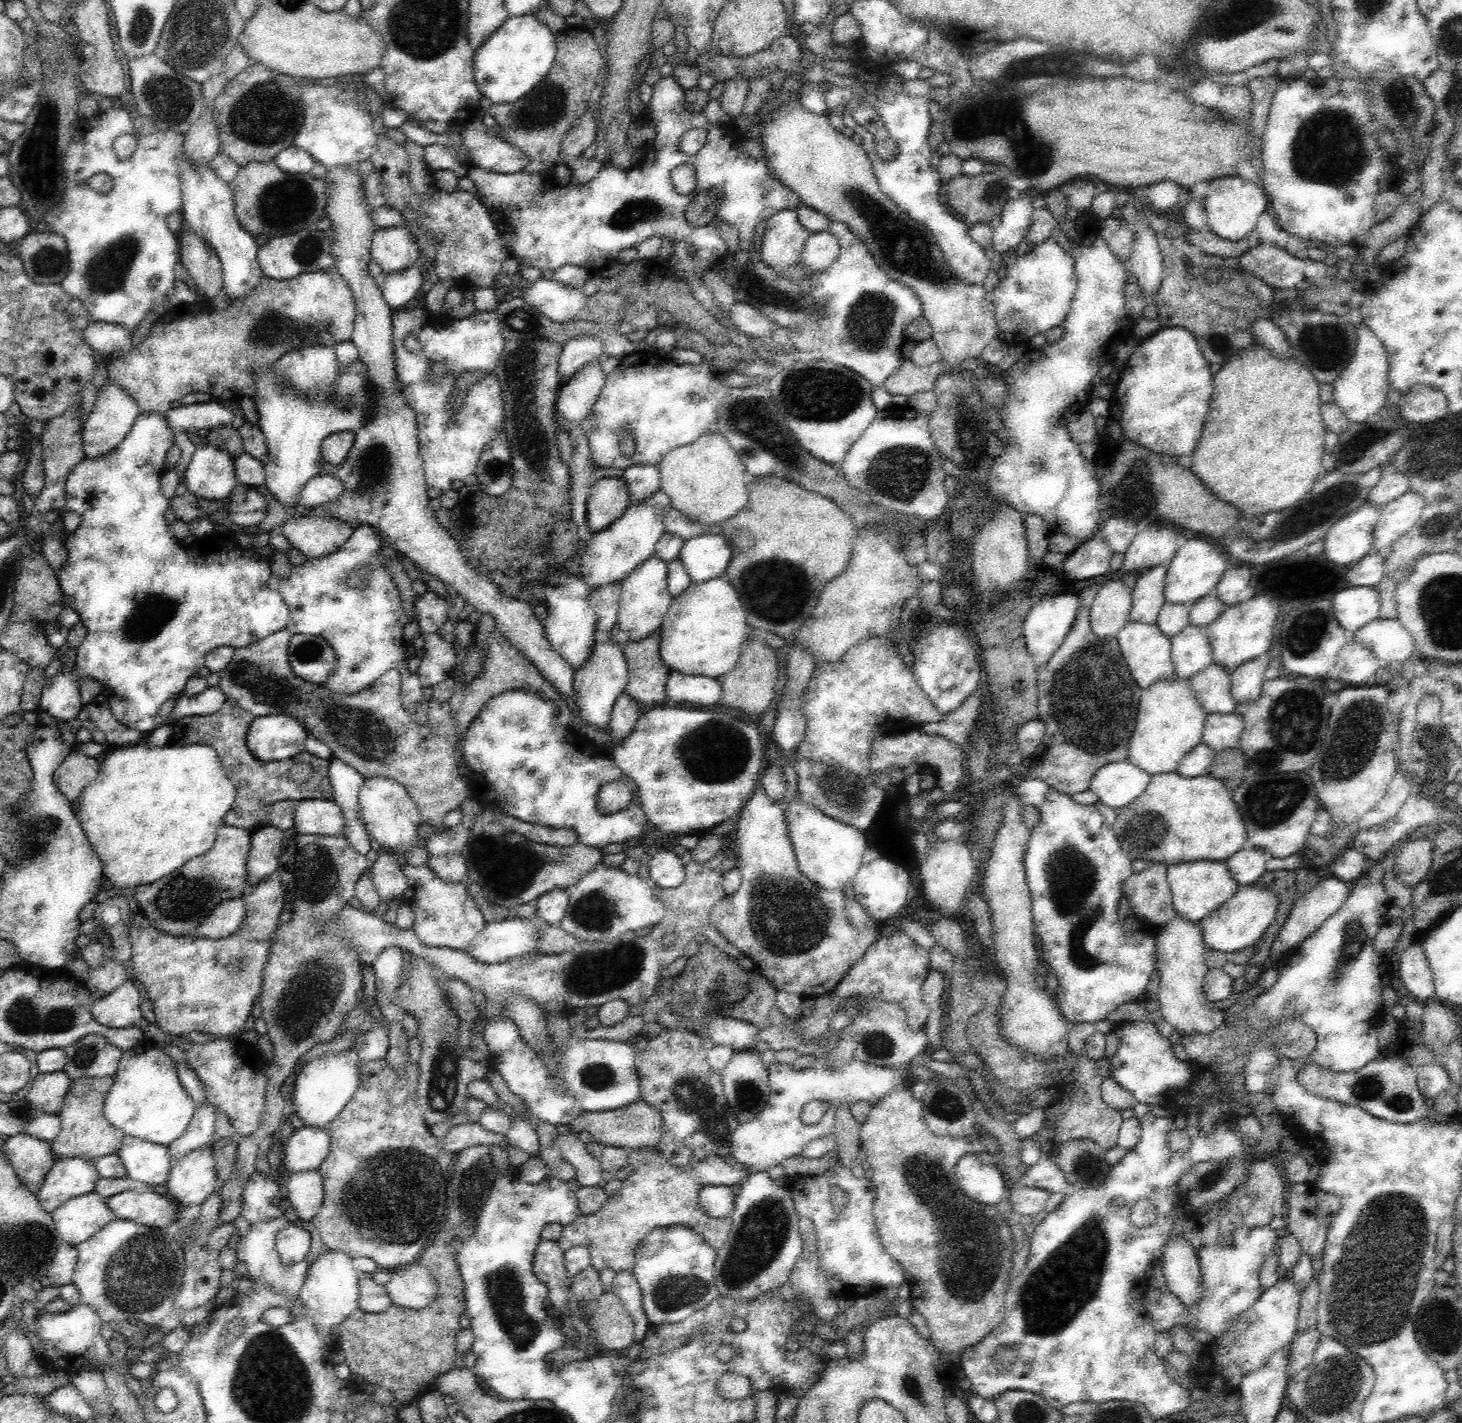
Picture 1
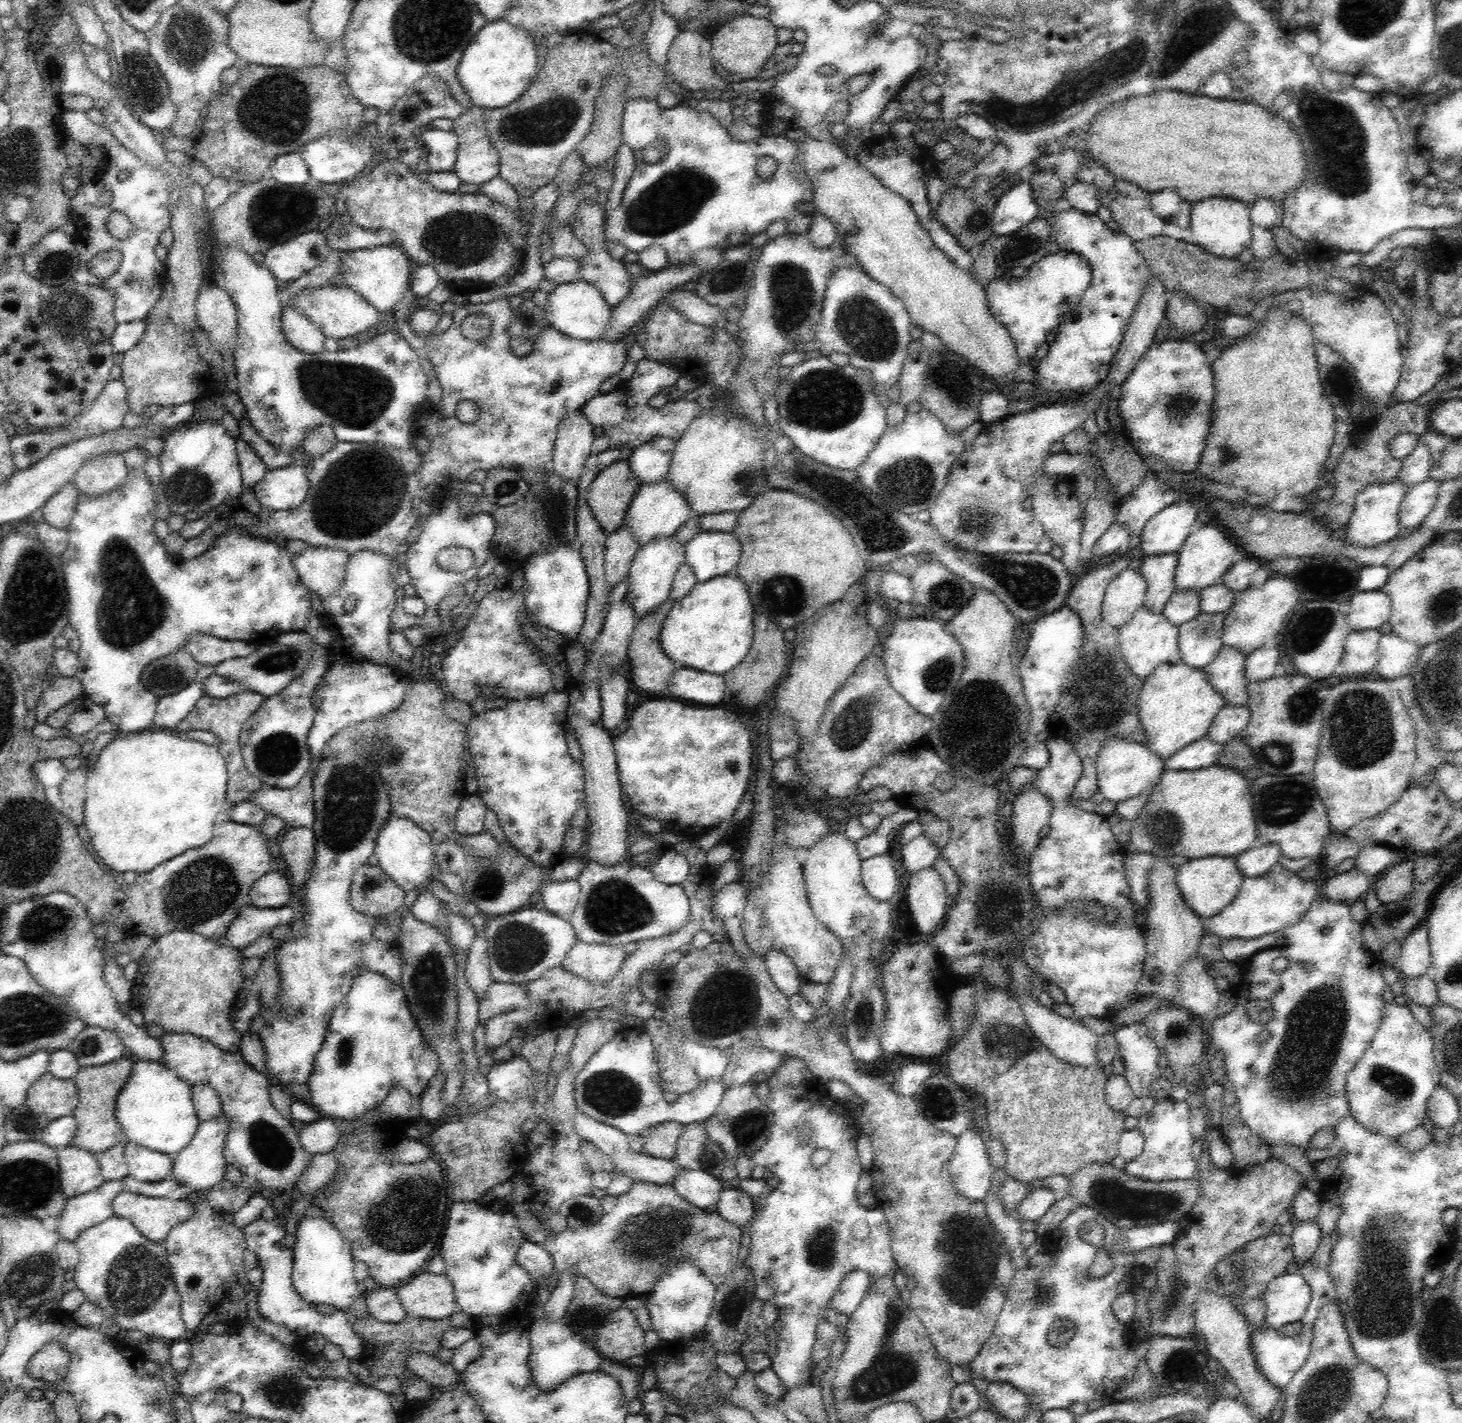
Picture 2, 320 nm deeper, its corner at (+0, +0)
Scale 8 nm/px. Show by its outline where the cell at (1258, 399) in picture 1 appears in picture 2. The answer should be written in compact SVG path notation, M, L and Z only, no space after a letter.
M1276 306L1268 318L1257 324L1256 330L1249 333L1248 338L1244 338L1240 344L1222 345L1220 356L1212 363L1212 426L1197 470L1212 480L1246 488L1248 495L1258 499L1260 504L1268 504L1282 491L1309 498L1310 492L1318 484L1320 468L1328 460L1336 424L1335 406L1327 396L1322 396L1316 342L1308 321L1283 312Z

